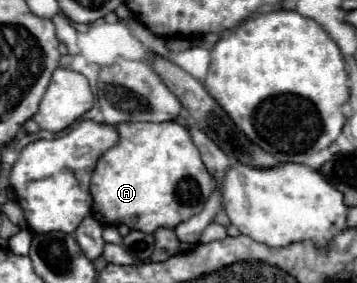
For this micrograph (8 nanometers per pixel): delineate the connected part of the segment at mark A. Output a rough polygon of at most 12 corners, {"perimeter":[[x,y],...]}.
{"perimeter":[[126,122],[90,180],[104,226],[154,232],[212,178],[178,122]]}

